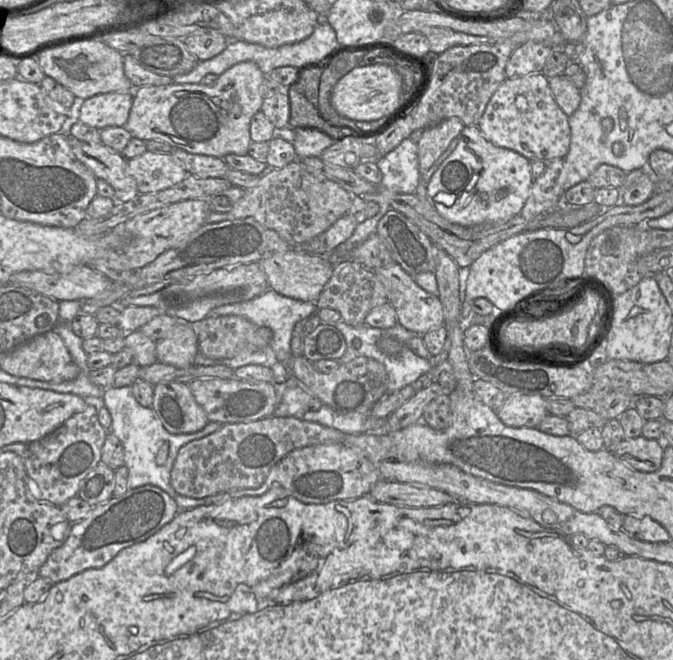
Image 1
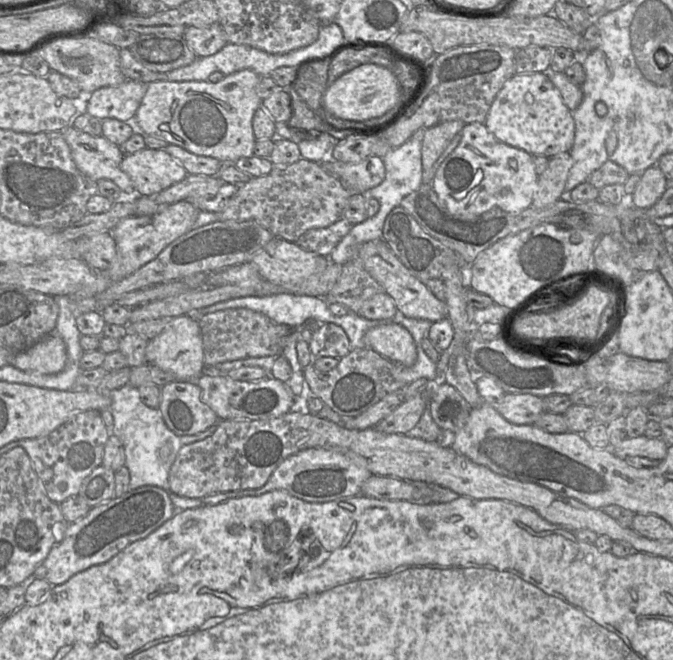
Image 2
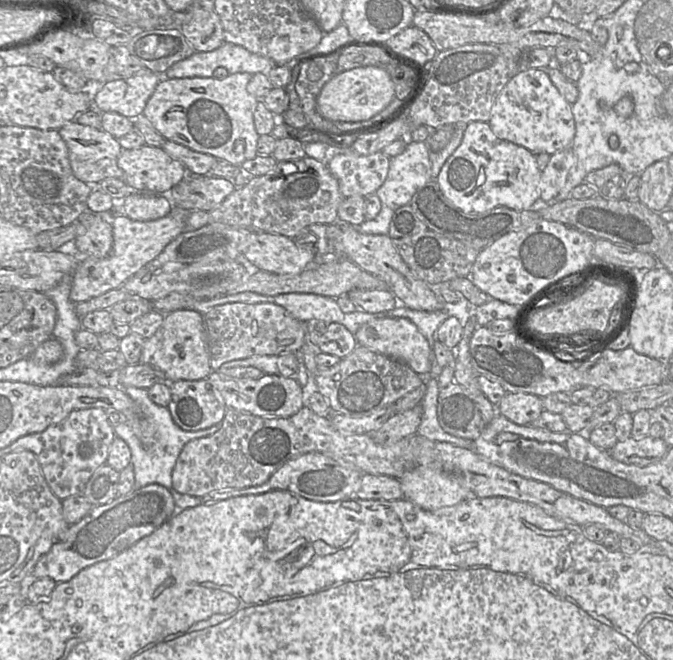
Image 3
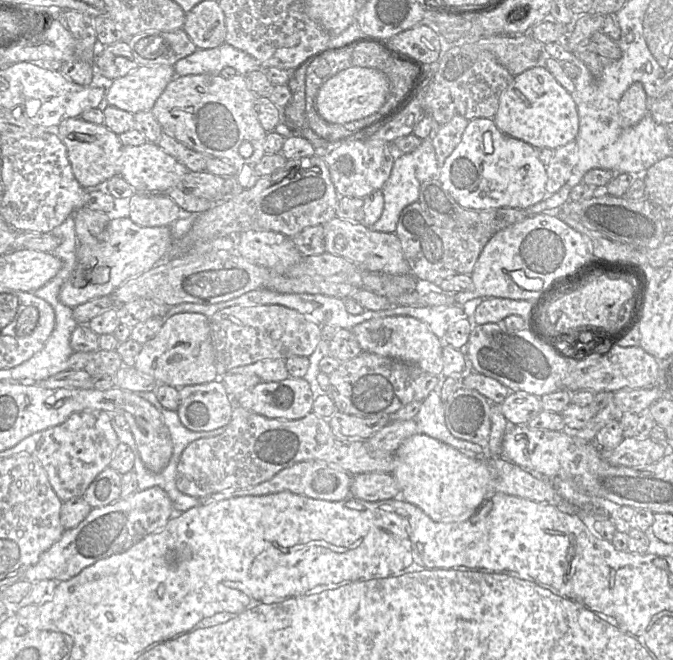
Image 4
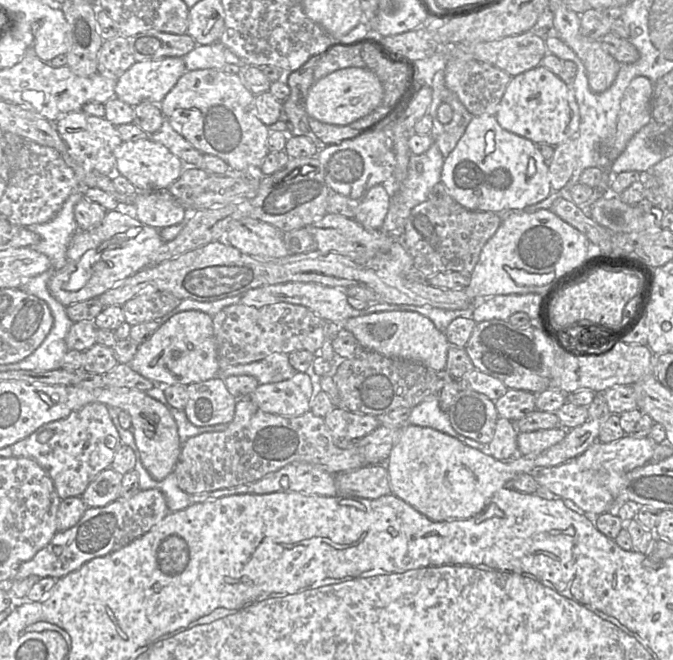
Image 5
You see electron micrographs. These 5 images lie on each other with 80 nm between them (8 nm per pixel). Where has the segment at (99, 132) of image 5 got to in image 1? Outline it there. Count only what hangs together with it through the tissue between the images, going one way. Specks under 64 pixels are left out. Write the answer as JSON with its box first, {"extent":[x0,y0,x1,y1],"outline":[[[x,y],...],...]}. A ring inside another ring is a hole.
{"extent":[68,135,139,202],"outline":[[[72,135],[68,136],[68,142],[76,158],[91,170],[97,179],[102,179],[113,187],[116,202],[128,202],[139,194],[135,180],[127,172],[127,160],[121,153],[109,149],[102,143],[89,145]]]}

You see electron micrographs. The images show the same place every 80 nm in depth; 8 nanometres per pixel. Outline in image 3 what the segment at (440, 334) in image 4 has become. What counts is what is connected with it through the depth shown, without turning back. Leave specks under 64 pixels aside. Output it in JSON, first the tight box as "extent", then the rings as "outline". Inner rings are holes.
{"extent":[377,304,450,347],"outline":[[[398,304],[395,310],[382,312],[377,314],[377,318],[398,317],[407,318],[412,321],[420,331],[420,333],[428,340],[431,347],[437,339],[437,330],[440,325],[447,320],[450,315],[443,309],[440,311],[419,311],[407,308],[402,304]]]}

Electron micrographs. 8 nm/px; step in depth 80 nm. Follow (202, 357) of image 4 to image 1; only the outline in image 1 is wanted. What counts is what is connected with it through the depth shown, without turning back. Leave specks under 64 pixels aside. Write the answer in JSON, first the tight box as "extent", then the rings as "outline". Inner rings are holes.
{"extent":[156,322,198,368],"outline":[[[188,322],[177,323],[167,337],[156,342],[157,361],[176,368],[194,365],[198,353],[197,334]]]}

